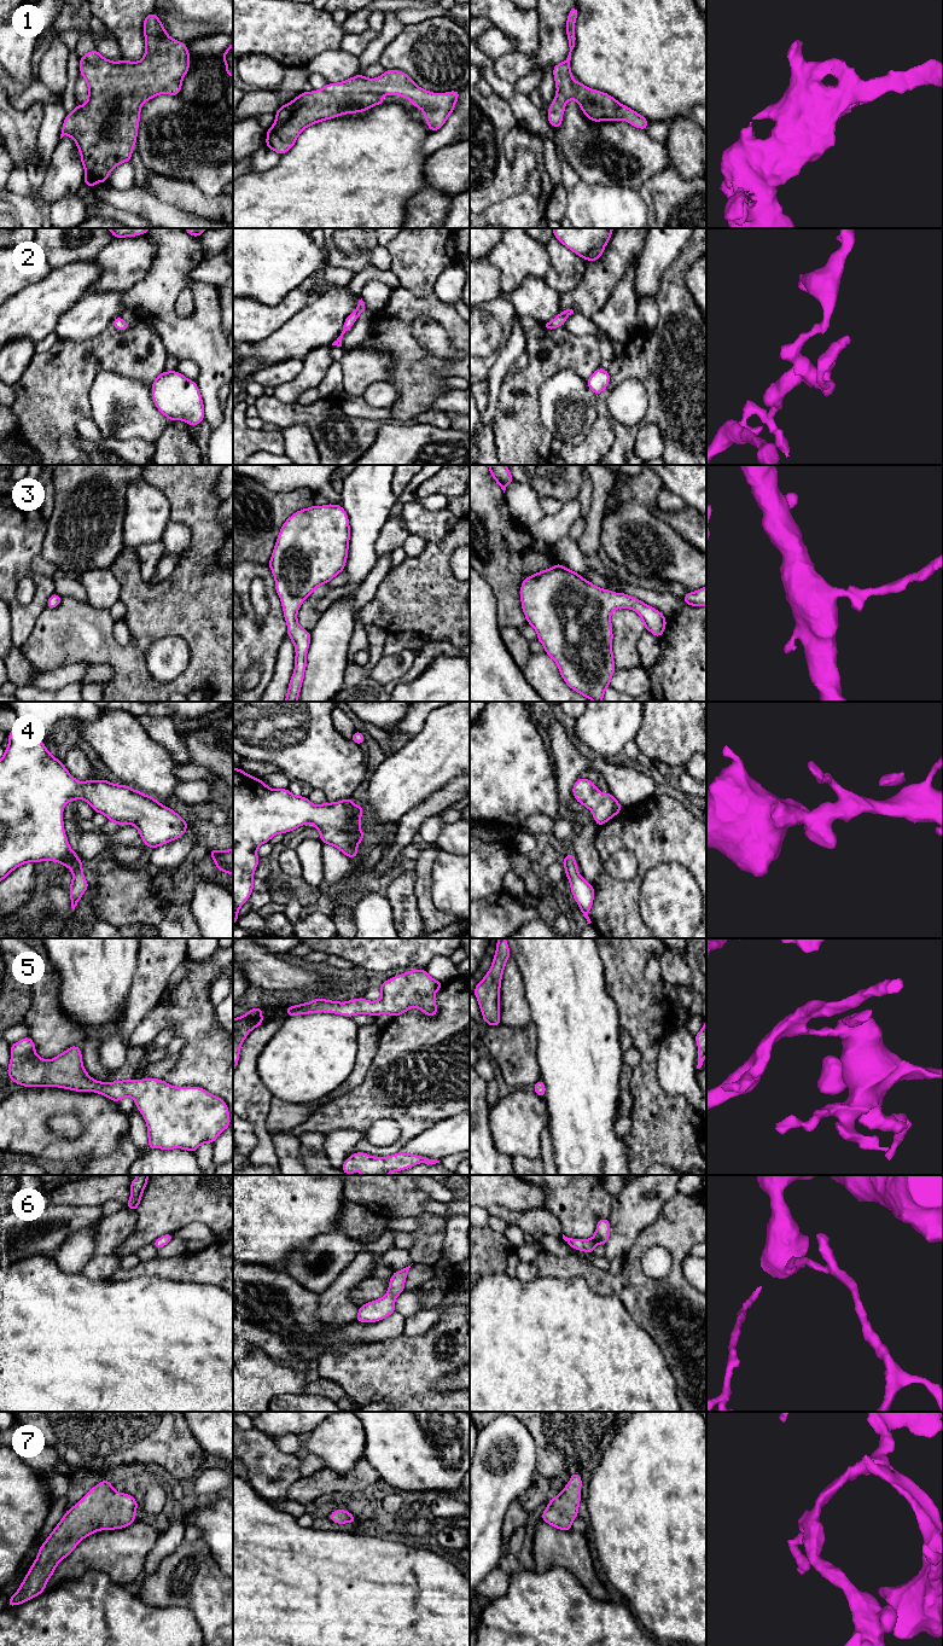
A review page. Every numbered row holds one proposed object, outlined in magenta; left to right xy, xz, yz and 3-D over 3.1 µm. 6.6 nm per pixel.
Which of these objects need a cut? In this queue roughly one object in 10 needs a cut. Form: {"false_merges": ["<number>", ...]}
{"false_merges": []}

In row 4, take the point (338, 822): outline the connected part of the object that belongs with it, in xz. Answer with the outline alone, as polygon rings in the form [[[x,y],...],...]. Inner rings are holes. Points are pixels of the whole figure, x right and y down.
[[[233,768],[233,925],[237,924],[239,908],[254,890],[254,872],[260,861],[256,851],[263,843],[269,842],[275,834],[313,824],[320,832],[324,844],[333,845],[353,859],[360,856],[356,848],[366,837],[360,828],[362,813],[363,805],[355,805],[351,797],[315,805],[307,797],[295,796],[287,789],[270,789],[262,779],[255,779],[240,768]]]

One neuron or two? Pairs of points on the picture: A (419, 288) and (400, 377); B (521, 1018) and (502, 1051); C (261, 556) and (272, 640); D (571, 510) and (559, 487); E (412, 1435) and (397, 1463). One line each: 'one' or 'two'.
A: two
B: two
C: two
D: two
E: one

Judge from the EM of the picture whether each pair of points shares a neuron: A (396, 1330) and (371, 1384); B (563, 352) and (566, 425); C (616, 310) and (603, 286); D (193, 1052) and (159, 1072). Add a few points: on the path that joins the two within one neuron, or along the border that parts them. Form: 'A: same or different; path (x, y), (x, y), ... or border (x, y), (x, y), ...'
A: different; border (403, 1333), (394, 1338), (365, 1344)
B: different; border (586, 379), (569, 368), (562, 368), (541, 385)
C: different; border (624, 274), (613, 288), (607, 301), (591, 318)
D: different; border (180, 1053), (178, 1063), (162, 1079)

